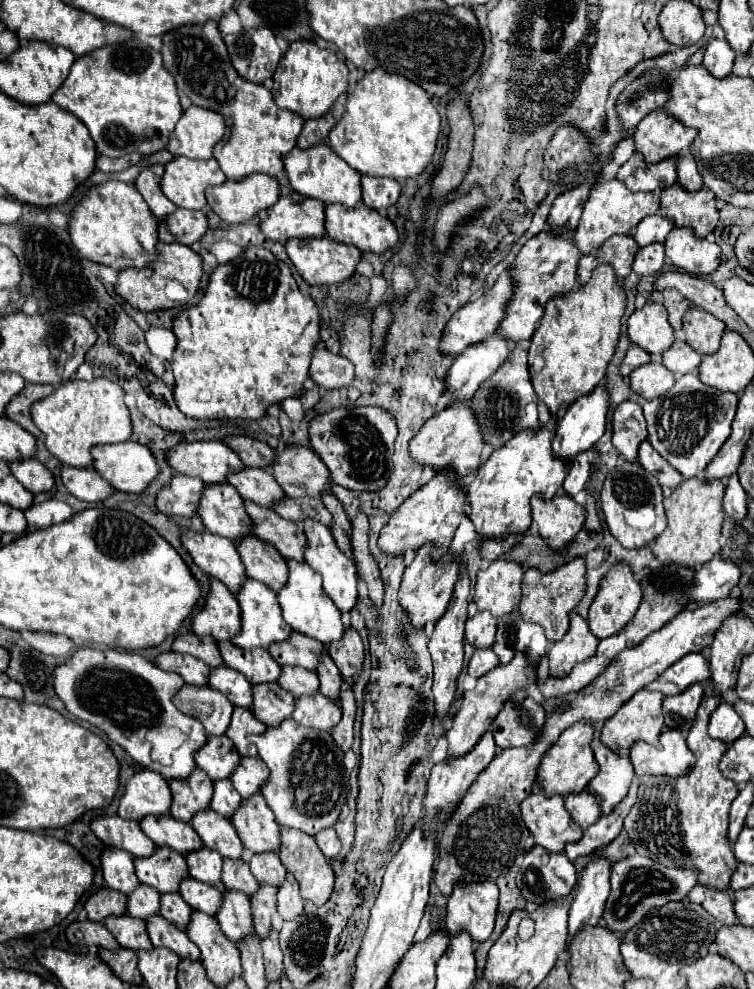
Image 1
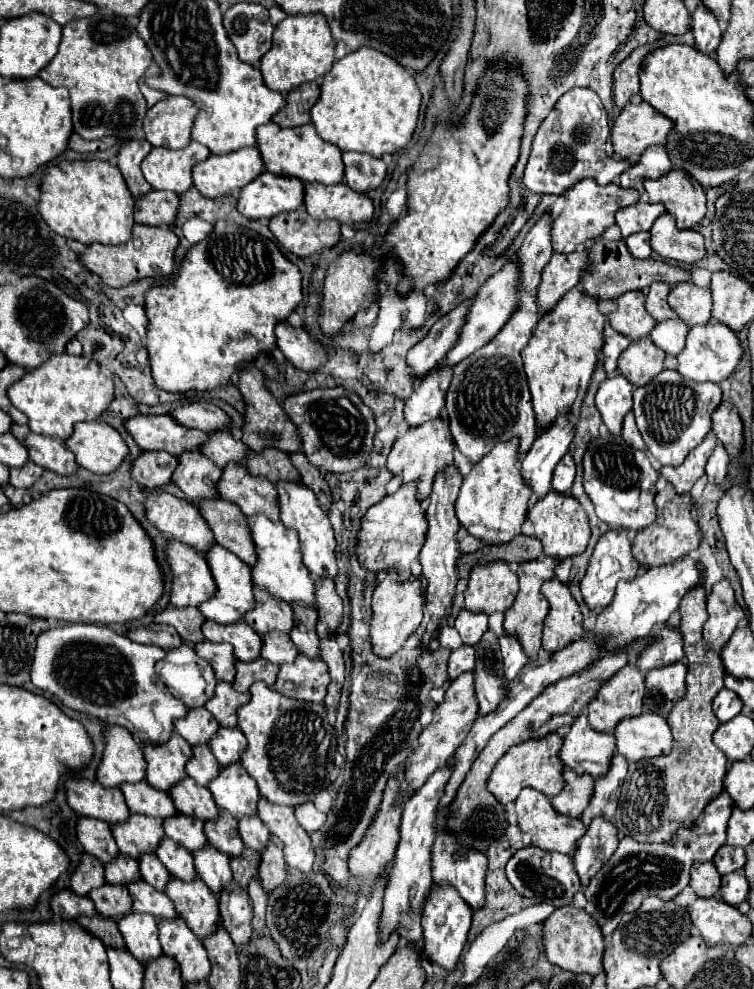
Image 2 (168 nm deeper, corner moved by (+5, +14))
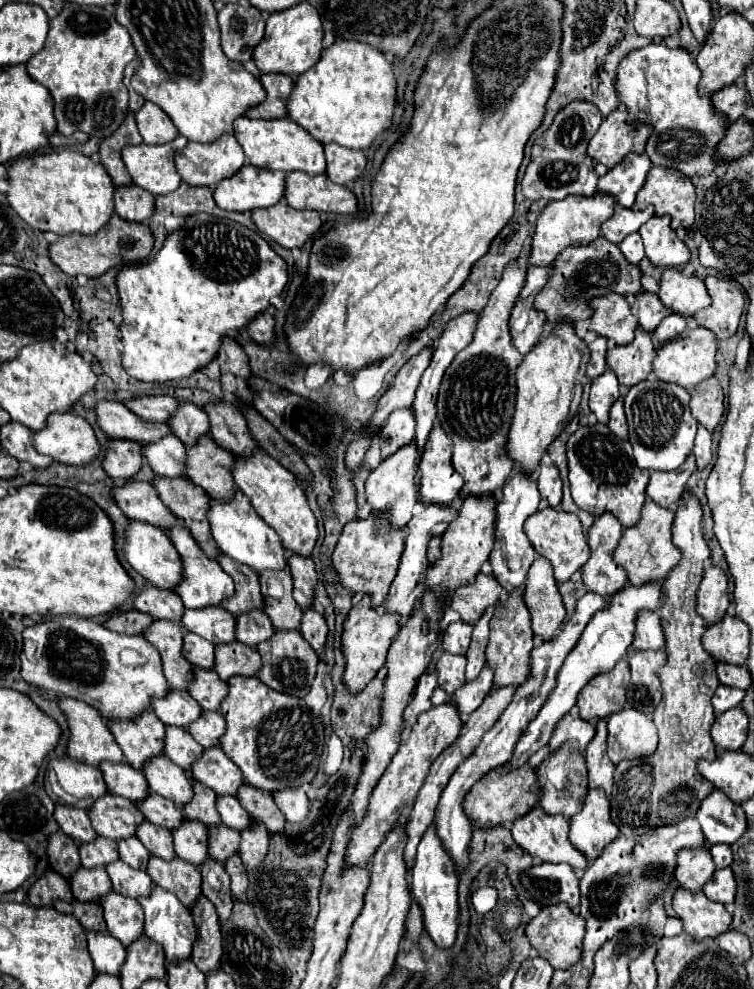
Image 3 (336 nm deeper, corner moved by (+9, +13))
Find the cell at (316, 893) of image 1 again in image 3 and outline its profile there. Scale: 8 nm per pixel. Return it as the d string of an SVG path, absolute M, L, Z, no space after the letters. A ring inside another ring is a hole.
M243 783L237 791L237 799L243 805L243 809L255 819L265 823L265 827L271 833L277 833L283 829L283 813L275 807L275 801L271 799L271 793L251 787L249 783Z

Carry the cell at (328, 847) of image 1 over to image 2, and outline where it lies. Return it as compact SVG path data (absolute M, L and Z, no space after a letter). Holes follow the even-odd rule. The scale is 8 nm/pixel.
M313 802L295 808L295 816L297 816L299 824L301 824L309 834L311 834L311 832L317 832L317 830L325 824L325 820L327 820L327 814L323 814L321 810L317 810Z

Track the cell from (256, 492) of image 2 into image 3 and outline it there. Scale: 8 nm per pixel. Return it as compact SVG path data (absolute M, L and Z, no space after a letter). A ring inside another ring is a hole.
M201 435L197 445L187 447L185 473L195 485L203 487L211 497L231 497L235 483L231 479L233 453L217 445L209 435Z

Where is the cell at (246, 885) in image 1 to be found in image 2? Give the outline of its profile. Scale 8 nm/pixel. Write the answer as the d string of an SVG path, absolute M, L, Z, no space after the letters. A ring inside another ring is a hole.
M225 810L219 812L219 822L205 822L205 830L211 846L227 854L229 858L241 858L245 846L243 846L243 840L239 838L235 818L225 814Z

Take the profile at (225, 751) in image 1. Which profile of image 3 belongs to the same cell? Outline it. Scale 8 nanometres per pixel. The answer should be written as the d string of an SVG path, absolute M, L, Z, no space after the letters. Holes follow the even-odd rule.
M169 689L163 699L151 699L151 707L165 725L175 727L187 727L187 723L193 723L201 715L199 703L187 691L179 689Z

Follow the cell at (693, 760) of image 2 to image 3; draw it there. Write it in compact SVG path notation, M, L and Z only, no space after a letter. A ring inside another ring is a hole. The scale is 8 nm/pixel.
M687 491L687 495L687 501L677 507L671 527L673 543L681 551L681 561L669 571L661 587L665 601L659 609L659 617L665 633L667 663L657 671L663 691L663 699L653 713L653 723L659 729L659 745L655 753L645 759L621 761L613 775L611 819L625 835L643 835L647 829L655 829L655 825L661 823L663 813L695 813L699 803L715 789L713 783L703 779L697 771L699 759L715 759L715 745L709 729L715 721L711 697L719 687L719 679L715 675L715 659L703 651L701 637L705 621L695 609L695 593L711 553L701 533L703 509L693 493Z

